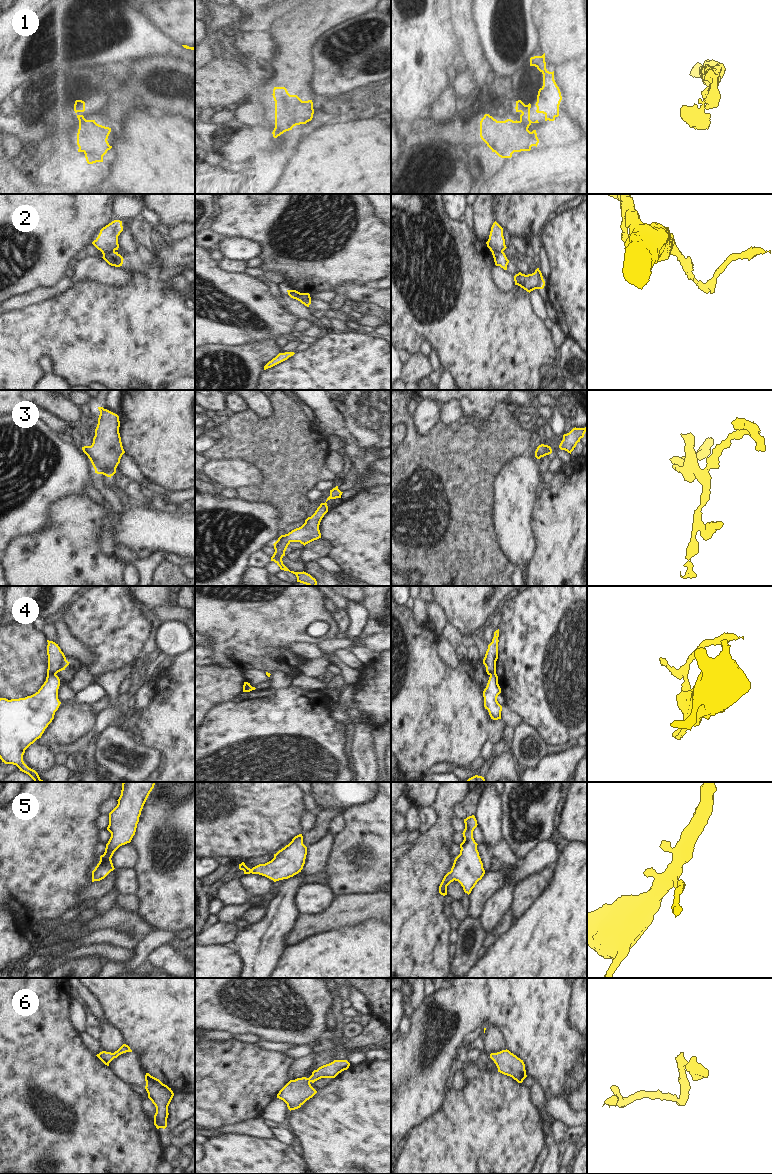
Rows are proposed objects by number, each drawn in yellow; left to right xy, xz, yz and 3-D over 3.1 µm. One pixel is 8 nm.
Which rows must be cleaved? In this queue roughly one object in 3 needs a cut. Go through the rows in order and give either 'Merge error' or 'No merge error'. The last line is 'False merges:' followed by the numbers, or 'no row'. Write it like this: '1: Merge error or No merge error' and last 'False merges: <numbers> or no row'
1: Merge error
2: Merge error
3: No merge error
4: Merge error
5: No merge error
6: No merge error
False merges: 1, 2, 4.

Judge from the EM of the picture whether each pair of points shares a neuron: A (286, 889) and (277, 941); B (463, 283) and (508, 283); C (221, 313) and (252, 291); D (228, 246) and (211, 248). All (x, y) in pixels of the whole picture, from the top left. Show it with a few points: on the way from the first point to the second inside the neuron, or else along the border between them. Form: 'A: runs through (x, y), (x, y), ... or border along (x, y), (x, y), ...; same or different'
A: runs through (284, 902), (277, 928); same
B: border along (494, 265), (493, 282), (502, 291), (509, 292); different
C: runs through (229, 309), (234, 309), (244, 299); same
D: border along (222, 238), (219, 243), (219, 250), (223, 257); different

